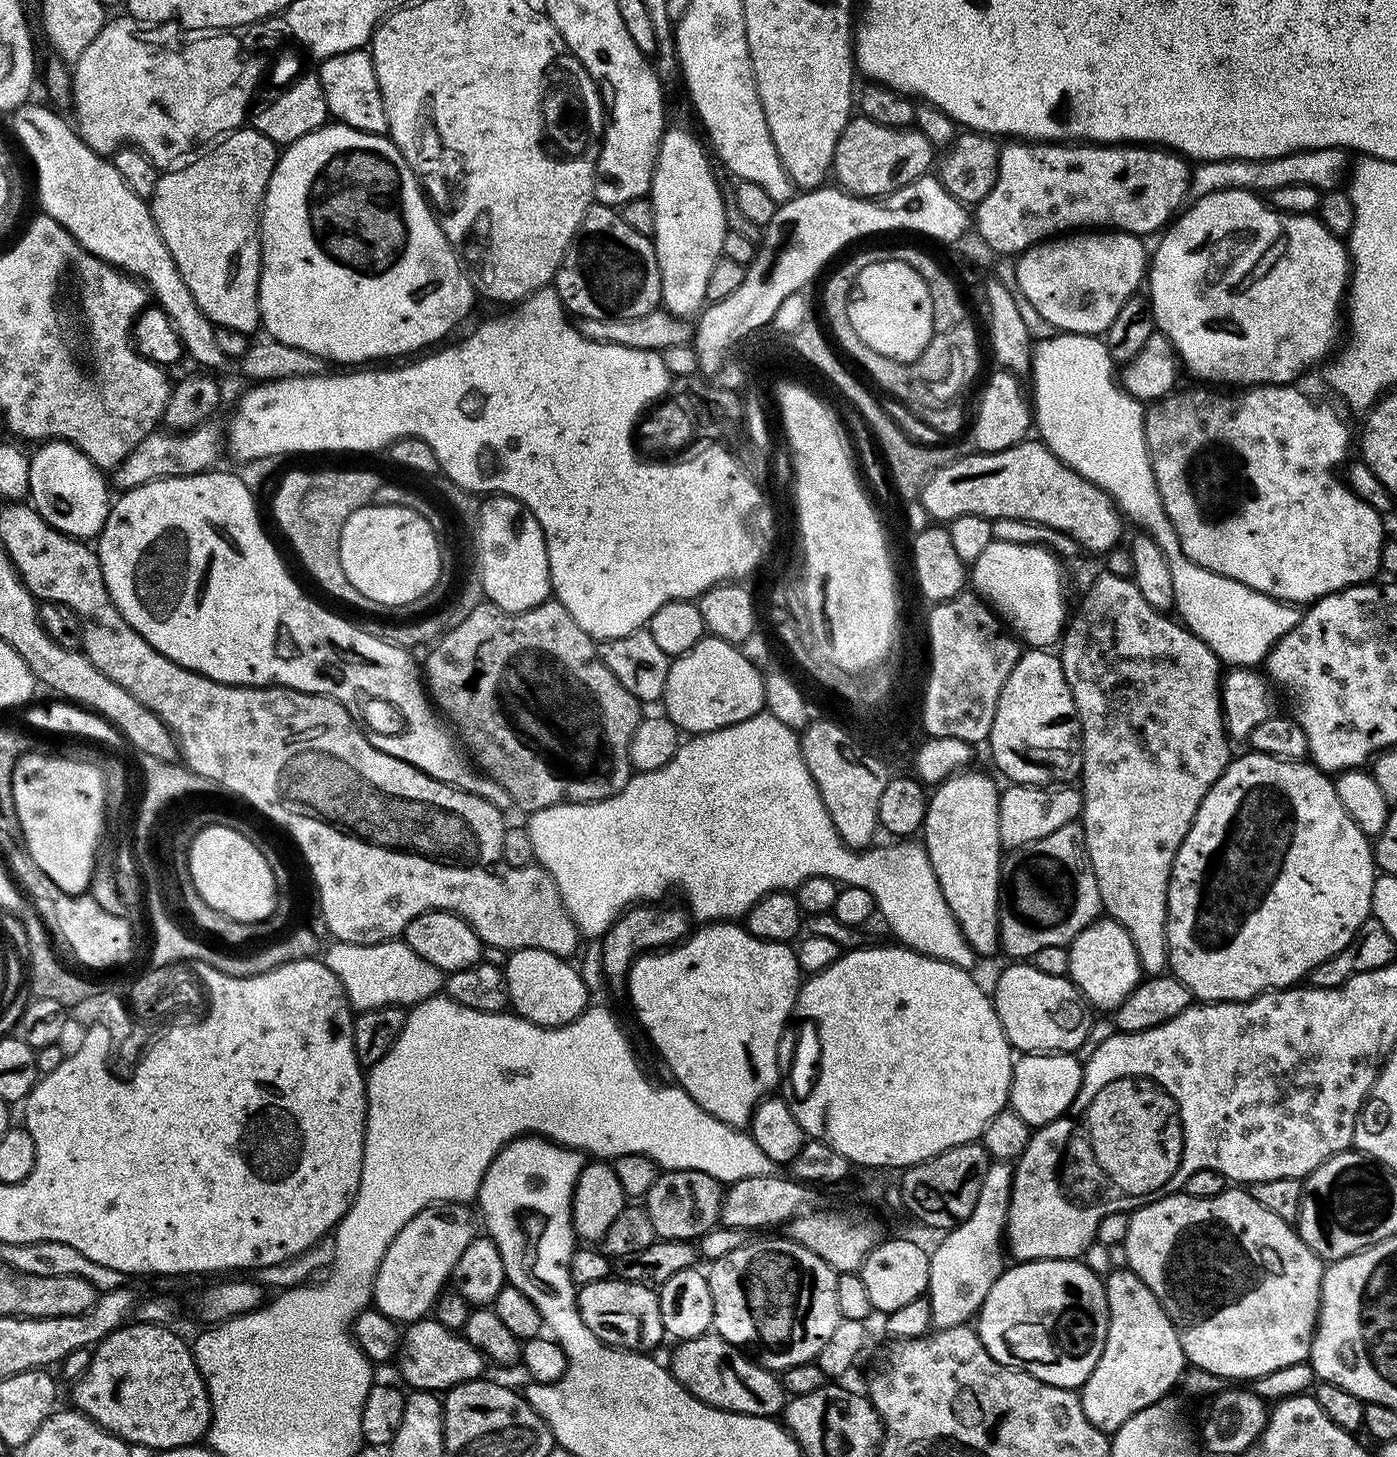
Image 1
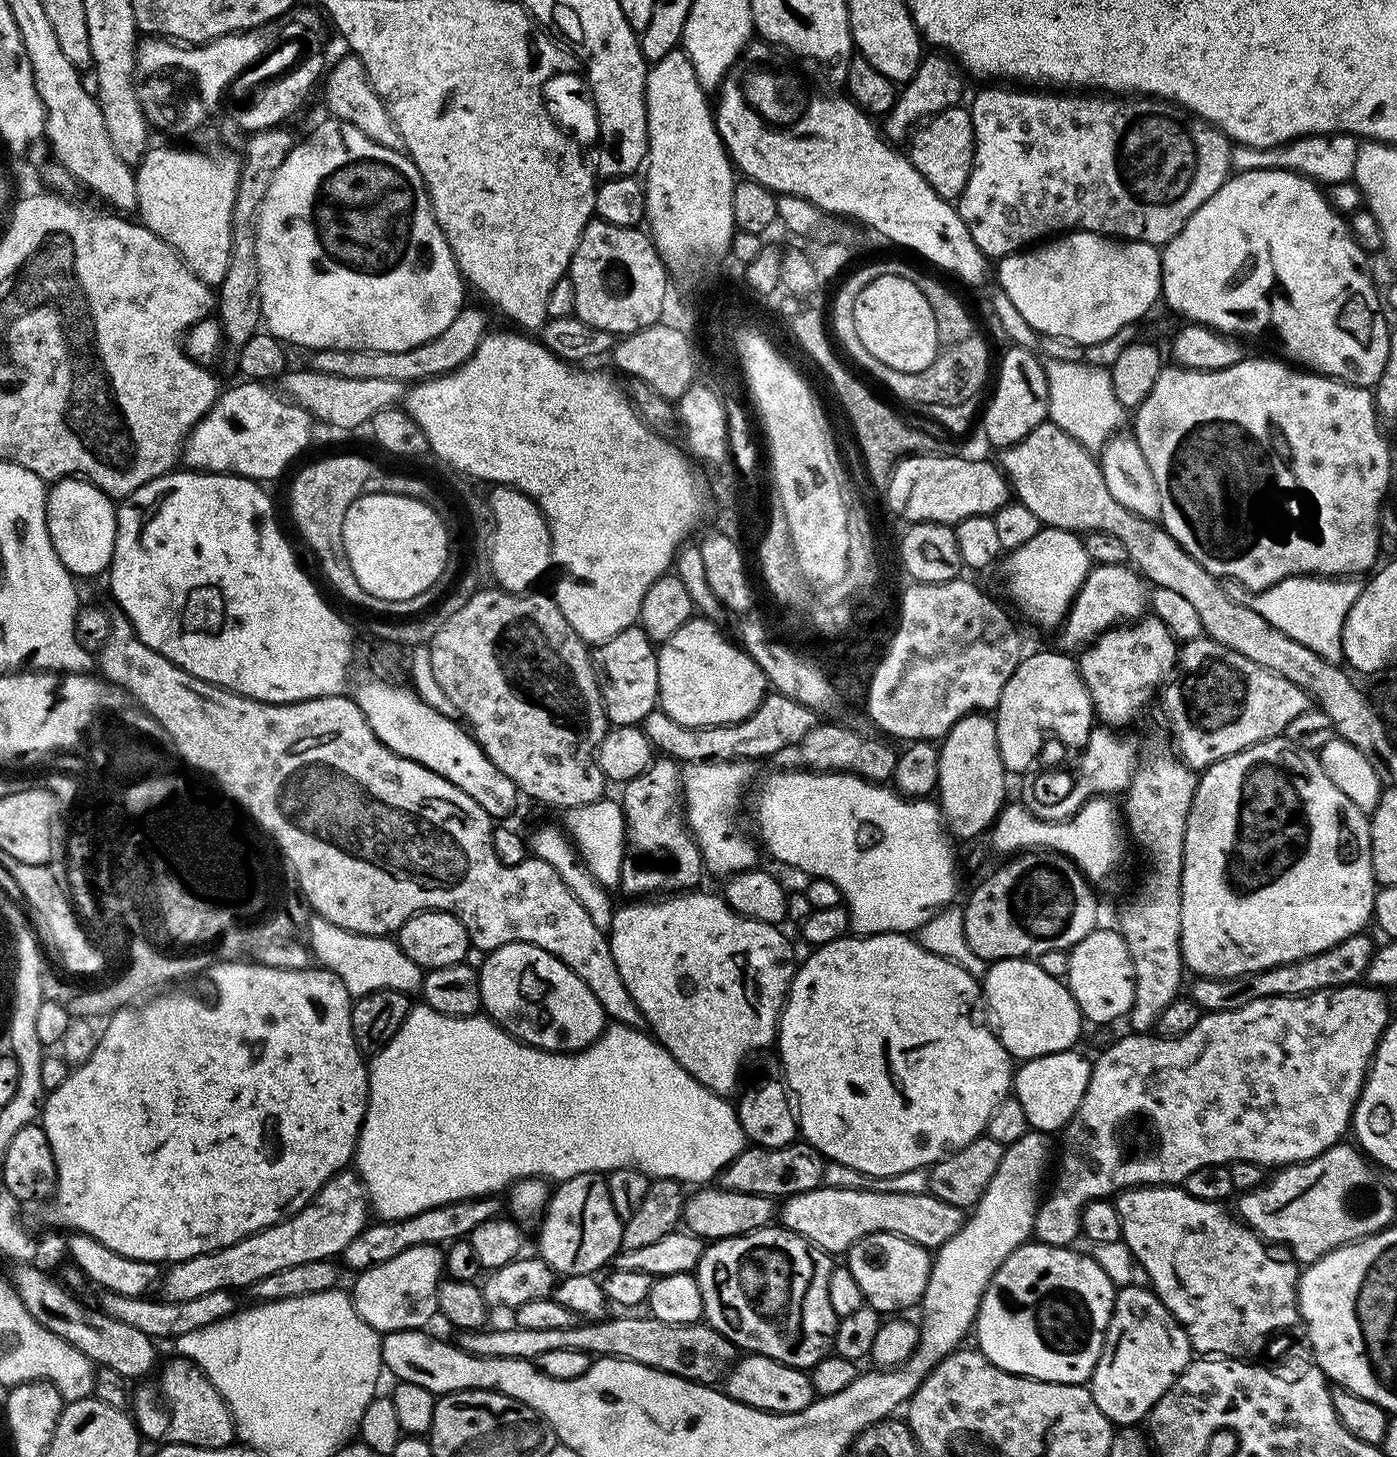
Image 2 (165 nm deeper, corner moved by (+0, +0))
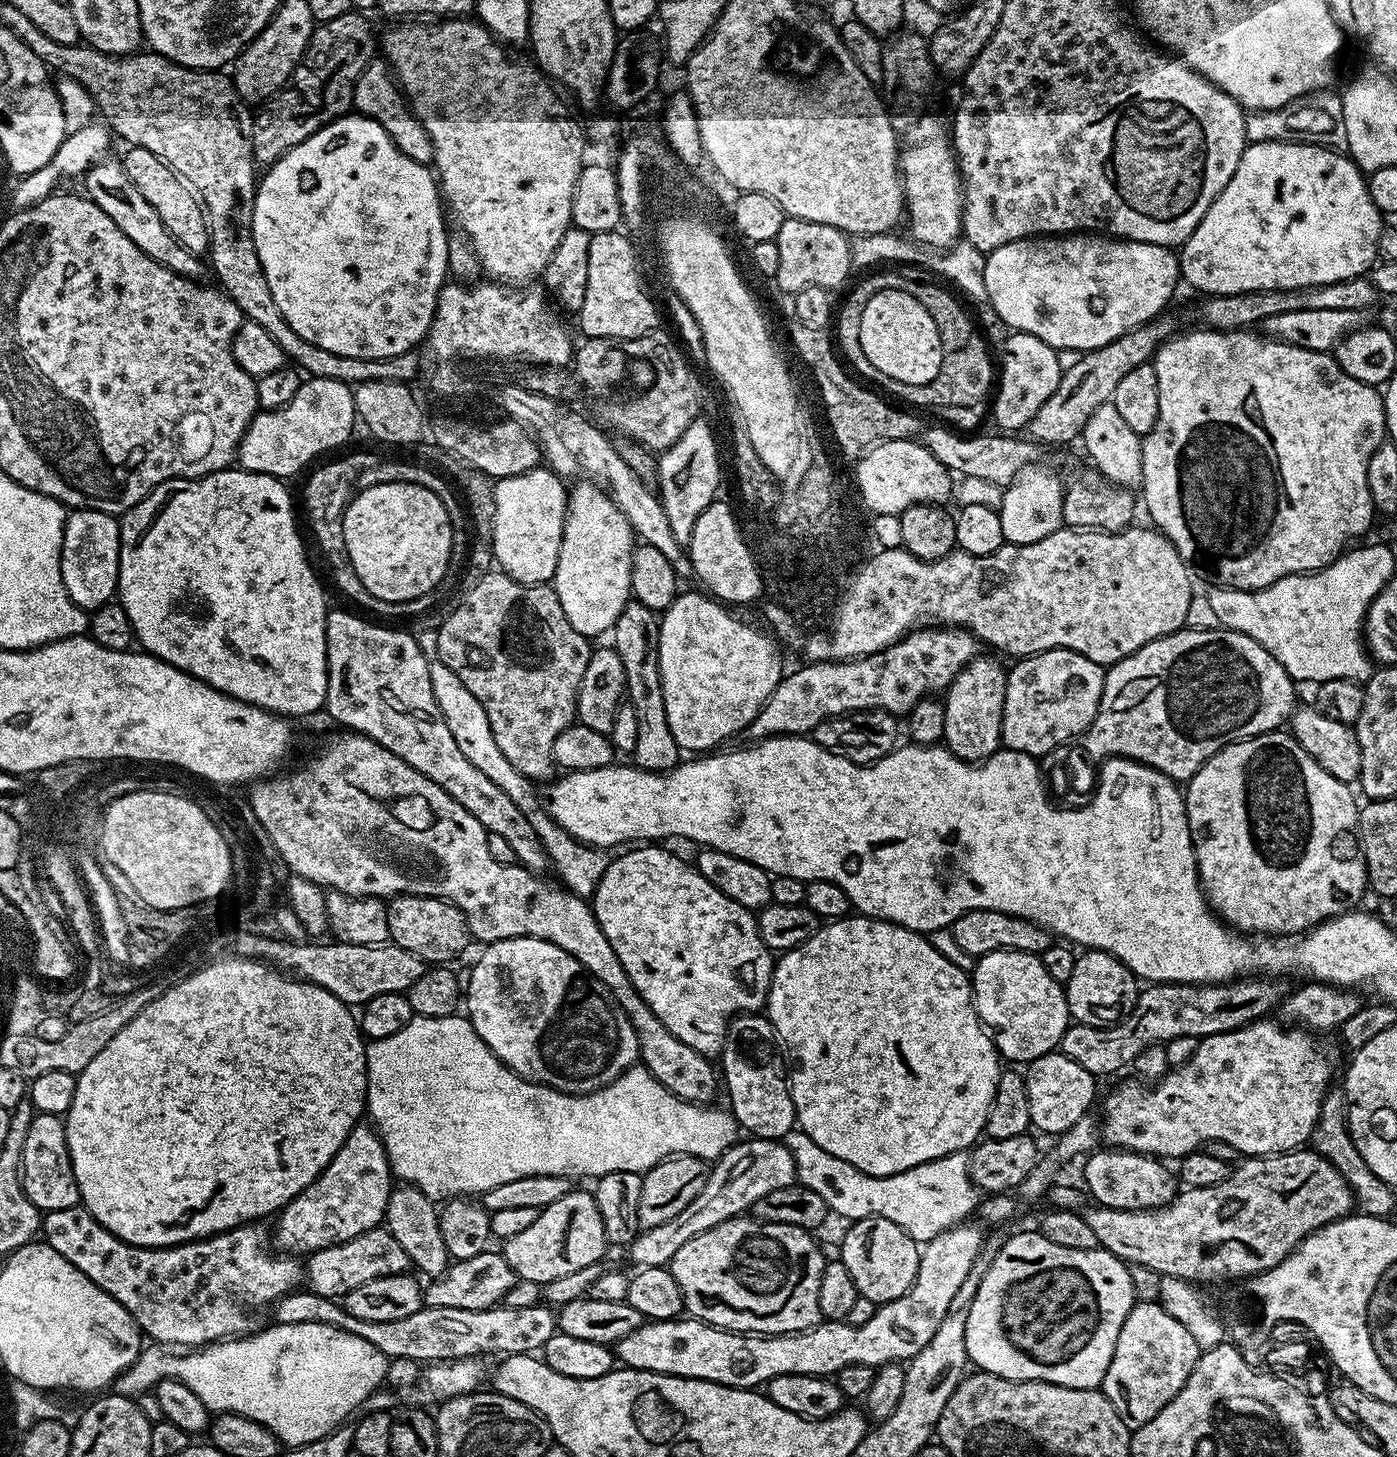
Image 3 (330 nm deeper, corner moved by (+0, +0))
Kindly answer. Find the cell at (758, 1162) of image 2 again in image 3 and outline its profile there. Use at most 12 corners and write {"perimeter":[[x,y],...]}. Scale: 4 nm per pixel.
{"perimeter":[[783,1142],[733,1143],[711,1165],[688,1228],[641,1231],[636,1266],[671,1265],[687,1236],[797,1183]]}

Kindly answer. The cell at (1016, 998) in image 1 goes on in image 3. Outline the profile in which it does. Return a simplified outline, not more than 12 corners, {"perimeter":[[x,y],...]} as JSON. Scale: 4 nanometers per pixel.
{"perimeter":[[1035,952],[977,959],[976,1015],[1005,1061],[1047,1056],[1070,1027]]}

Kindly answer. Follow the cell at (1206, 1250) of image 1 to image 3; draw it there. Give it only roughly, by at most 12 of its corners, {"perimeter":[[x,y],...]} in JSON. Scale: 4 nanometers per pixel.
{"perimeter":[[1093,1151],[1085,1189],[1097,1205],[1146,1211],[1171,1203],[1178,1176],[1163,1159]]}

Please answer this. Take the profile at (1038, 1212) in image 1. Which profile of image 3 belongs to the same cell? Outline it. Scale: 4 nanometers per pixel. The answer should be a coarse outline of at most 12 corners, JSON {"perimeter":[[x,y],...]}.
{"perimeter":[[1271,1019],[1104,1104],[1109,1145],[1309,1143],[1328,1068]]}

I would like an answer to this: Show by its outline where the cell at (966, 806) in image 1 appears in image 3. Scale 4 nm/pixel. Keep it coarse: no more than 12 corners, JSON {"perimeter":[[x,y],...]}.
{"perimeter":[[971,660],[943,697],[943,743],[960,760],[1001,751],[1008,672]]}

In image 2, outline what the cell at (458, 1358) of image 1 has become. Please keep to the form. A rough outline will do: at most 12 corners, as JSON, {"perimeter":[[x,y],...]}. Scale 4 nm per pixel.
{"perimeter":[[650,1314],[460,1332],[475,1356],[613,1356],[715,1385],[738,1349],[707,1322]]}

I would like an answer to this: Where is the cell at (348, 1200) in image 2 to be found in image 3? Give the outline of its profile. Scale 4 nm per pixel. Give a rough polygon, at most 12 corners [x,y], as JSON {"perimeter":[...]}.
{"perimeter":[[356,1123],[280,1209],[274,1244],[311,1254],[385,1223],[394,1173]]}

